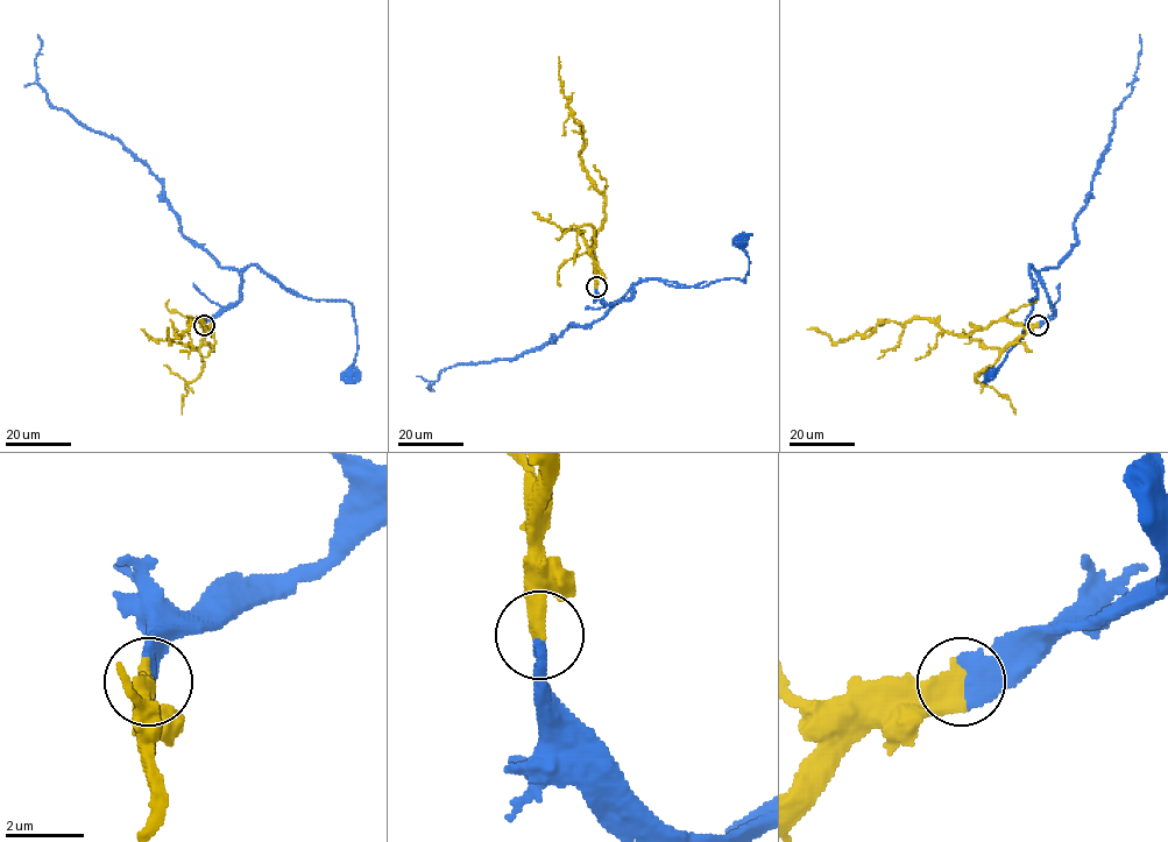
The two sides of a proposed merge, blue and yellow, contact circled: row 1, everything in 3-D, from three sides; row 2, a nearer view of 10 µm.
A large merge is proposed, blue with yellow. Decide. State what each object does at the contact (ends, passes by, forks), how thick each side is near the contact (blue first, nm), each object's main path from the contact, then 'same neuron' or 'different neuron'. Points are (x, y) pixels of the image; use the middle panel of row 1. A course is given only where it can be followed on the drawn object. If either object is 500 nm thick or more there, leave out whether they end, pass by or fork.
600/550 nm | blue via (596, 287), (608, 304), (631, 298), (643, 280), (702, 287), (744, 282), (743, 242) | yellow via (596, 287), (593, 239), (604, 218), (604, 198), (585, 169), (582, 127), (573, 119), (564, 94), (558, 57) | same neuron

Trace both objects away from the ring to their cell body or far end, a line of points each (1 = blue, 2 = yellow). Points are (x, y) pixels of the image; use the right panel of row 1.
1: (1038, 324), (1054, 316), (1043, 281), (1031, 264), (1038, 298), (1028, 301), (1032, 311), (1023, 338), (992, 373)
2: (1038, 324), (998, 320), (969, 335), (948, 333), (920, 318), (882, 322), (869, 335), (837, 342), (807, 330)

